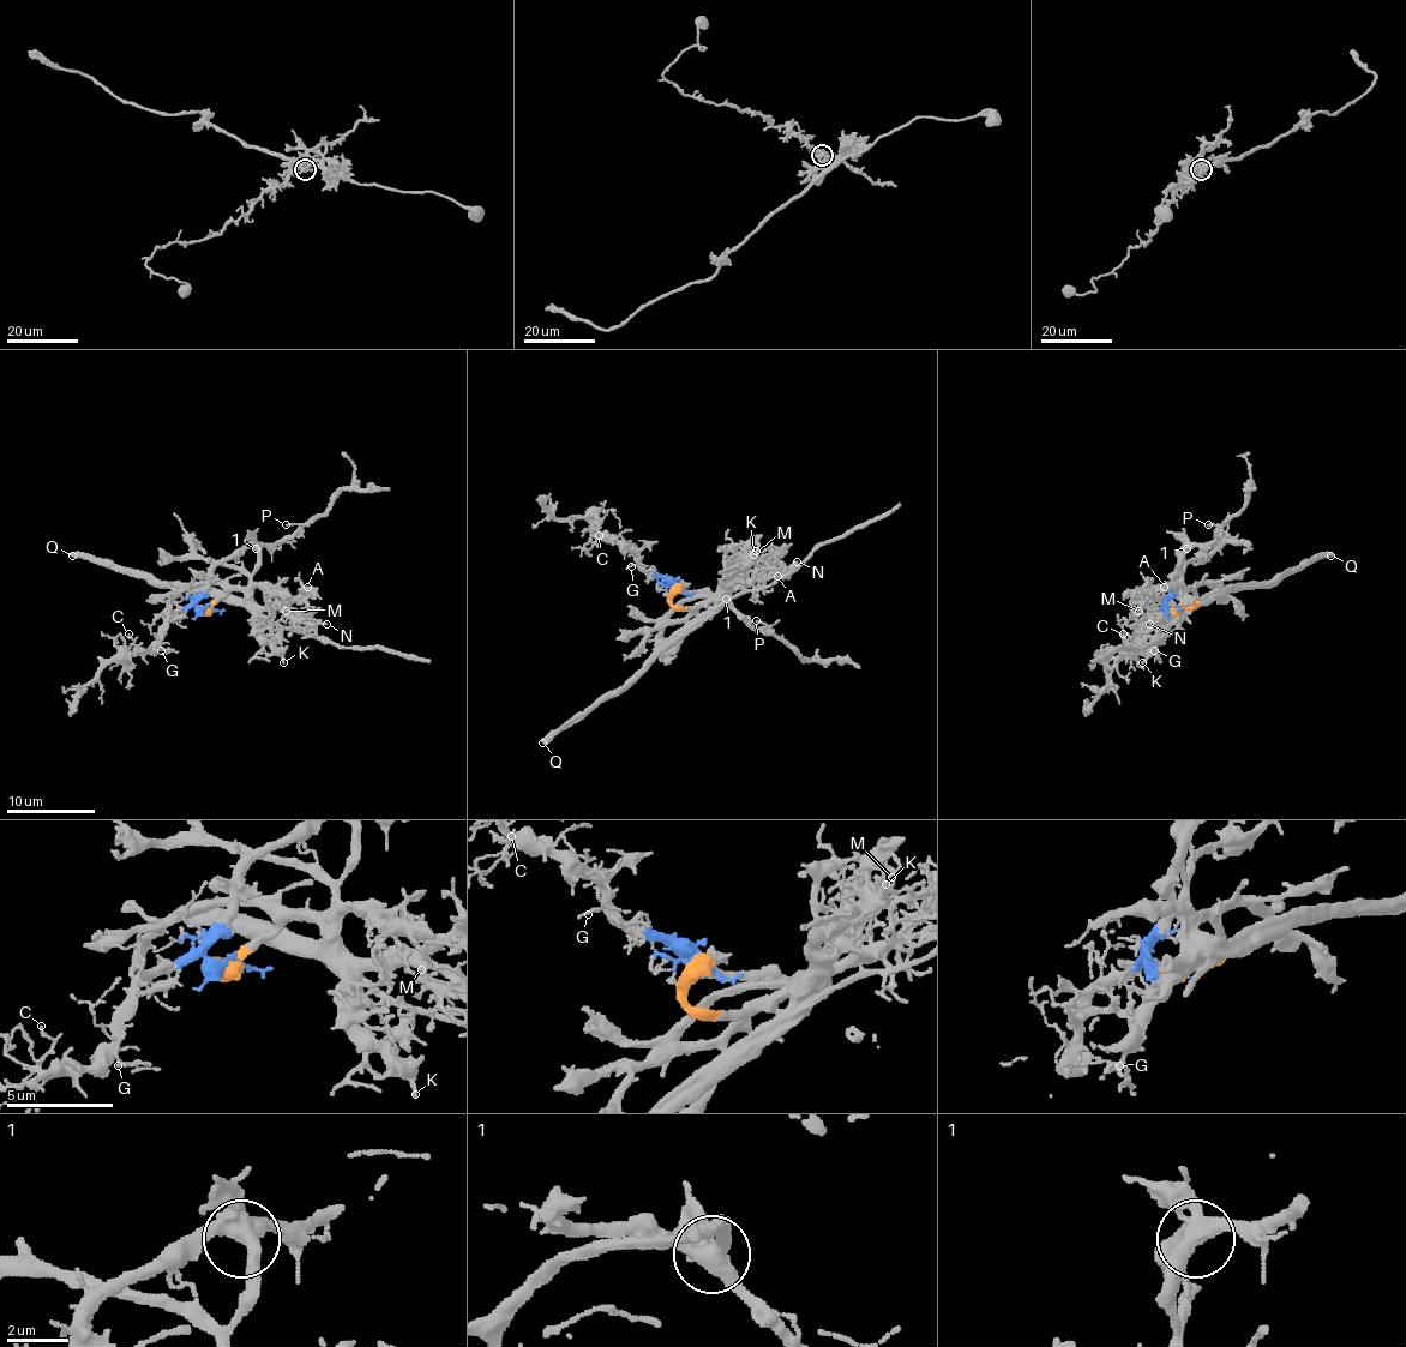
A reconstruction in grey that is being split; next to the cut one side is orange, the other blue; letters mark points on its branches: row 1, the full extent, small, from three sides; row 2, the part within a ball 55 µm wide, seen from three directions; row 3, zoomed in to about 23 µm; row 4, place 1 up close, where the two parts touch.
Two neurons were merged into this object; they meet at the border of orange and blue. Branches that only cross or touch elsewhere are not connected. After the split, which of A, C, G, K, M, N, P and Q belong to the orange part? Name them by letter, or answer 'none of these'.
A, K, M, N, Q

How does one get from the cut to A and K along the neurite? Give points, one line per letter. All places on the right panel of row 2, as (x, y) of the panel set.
A: (1177, 609), (1190, 608), (1195, 595), (1172, 585), (1159, 590), (1158, 596), (1164, 585)
K: (1177, 609), (1195, 603), (1190, 590), (1182, 599), (1182, 609), (1166, 635), (1142, 662)

